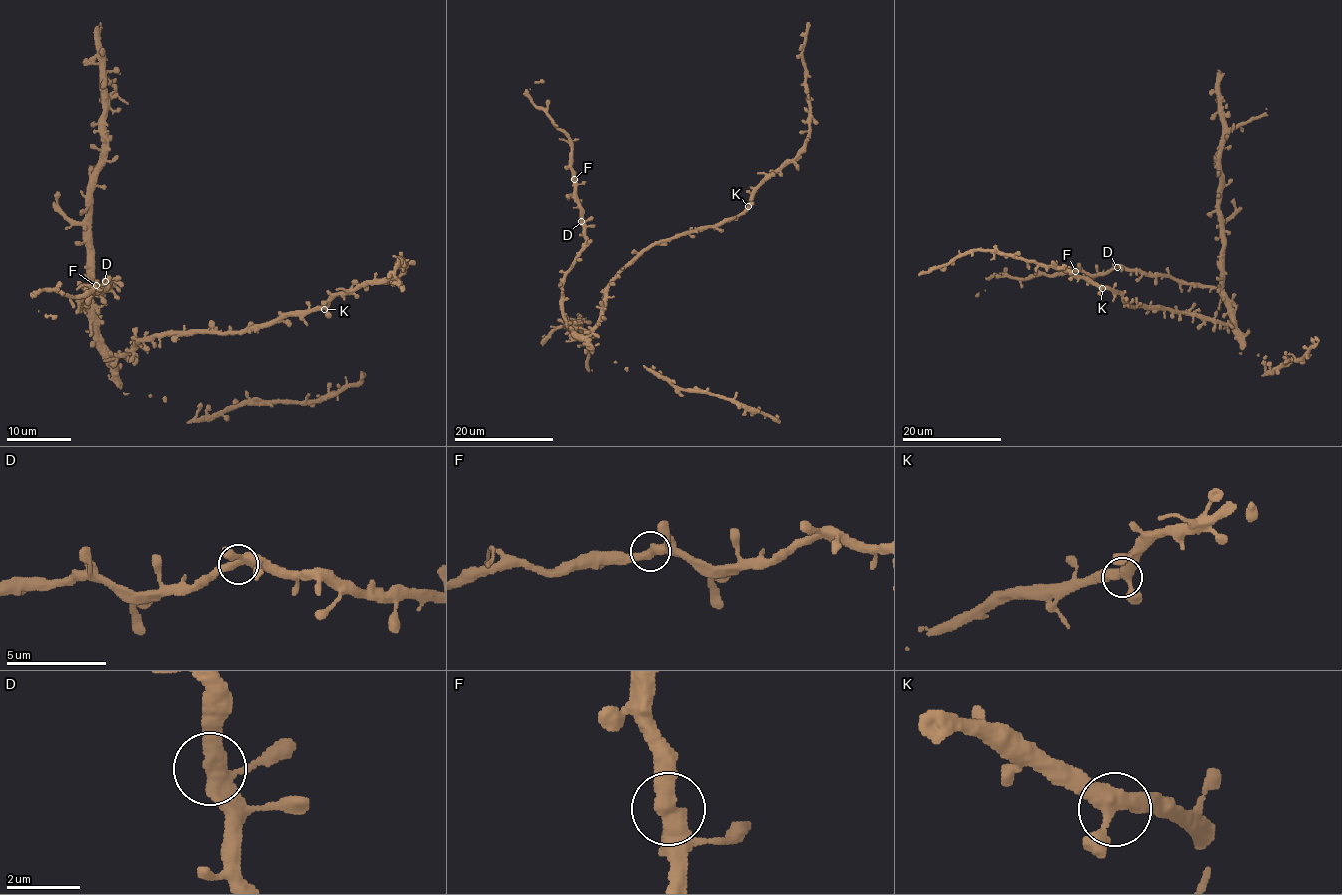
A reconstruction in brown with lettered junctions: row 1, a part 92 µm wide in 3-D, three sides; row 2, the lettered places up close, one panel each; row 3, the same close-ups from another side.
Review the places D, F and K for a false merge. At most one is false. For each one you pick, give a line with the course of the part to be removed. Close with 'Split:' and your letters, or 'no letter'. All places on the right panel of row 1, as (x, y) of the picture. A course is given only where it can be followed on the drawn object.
Split: no letter

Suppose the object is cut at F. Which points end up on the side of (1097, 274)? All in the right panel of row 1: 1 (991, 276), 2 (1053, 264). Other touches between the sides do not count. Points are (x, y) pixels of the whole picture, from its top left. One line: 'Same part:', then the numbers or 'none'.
Same part: 2

